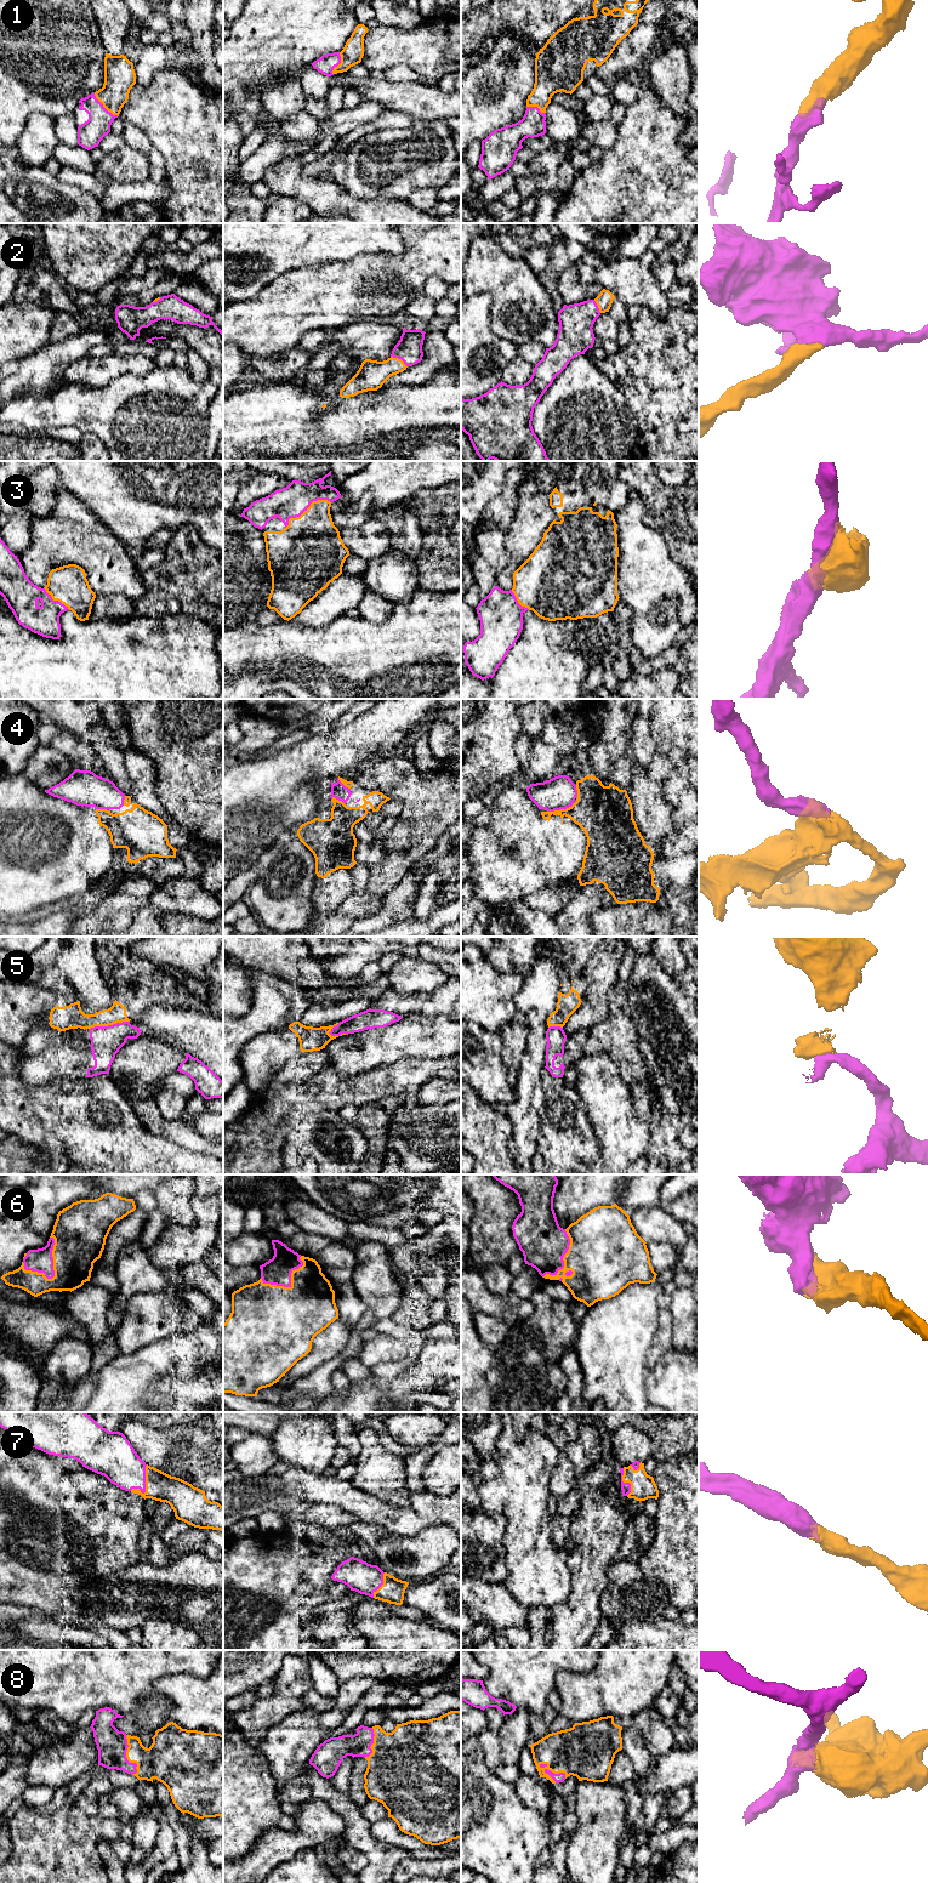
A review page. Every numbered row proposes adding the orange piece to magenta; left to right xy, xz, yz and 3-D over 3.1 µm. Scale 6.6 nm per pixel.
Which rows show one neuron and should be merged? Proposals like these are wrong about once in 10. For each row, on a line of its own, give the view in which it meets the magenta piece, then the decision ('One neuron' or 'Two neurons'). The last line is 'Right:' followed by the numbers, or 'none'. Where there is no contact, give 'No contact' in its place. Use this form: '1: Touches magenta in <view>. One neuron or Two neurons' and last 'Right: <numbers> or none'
1: Touches magenta in xy. One neuron
2: Touches magenta in xz. One neuron
3: Touches magenta in xz. One neuron
4: Touches magenta in yz. One neuron
5: Touches magenta in xy. Two neurons
6: Touches magenta in xy. One neuron
7: Touches magenta in xy. One neuron
8: Touches magenta in yz. One neuron
Right: 1, 2, 3, 4, 6, 7, 8

